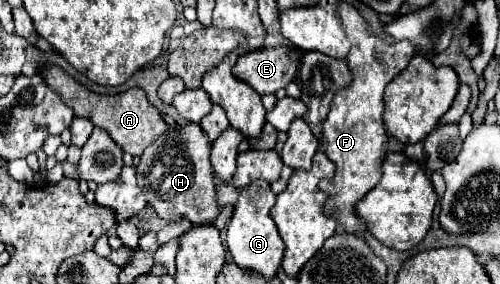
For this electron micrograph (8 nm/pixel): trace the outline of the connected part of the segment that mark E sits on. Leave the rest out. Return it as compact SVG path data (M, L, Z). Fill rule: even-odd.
M271 47L255 49L241 55L235 63L235 77L249 83L259 95L275 93L295 79L301 63L301 51L295 47Z

